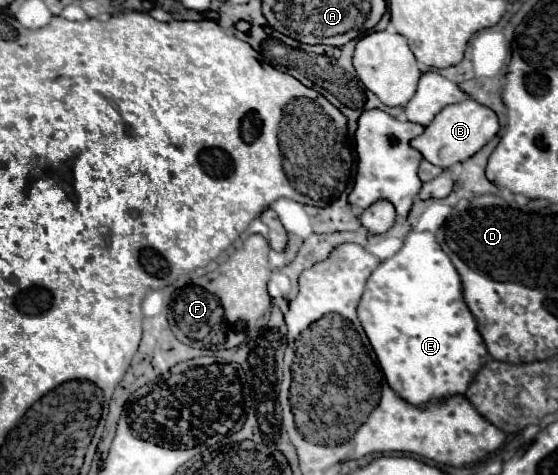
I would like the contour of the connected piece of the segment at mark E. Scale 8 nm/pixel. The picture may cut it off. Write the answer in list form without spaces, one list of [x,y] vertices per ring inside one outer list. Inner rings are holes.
[[[410,232],[404,240],[404,246],[400,238],[384,238],[382,242],[368,246],[368,250],[384,262],[366,282],[366,290],[358,306],[358,318],[378,356],[388,384],[402,398],[416,406],[422,406],[434,398],[464,394],[476,370],[488,362],[488,350],[476,330],[474,316],[464,304],[462,282],[454,264],[442,252],[432,232]]]

